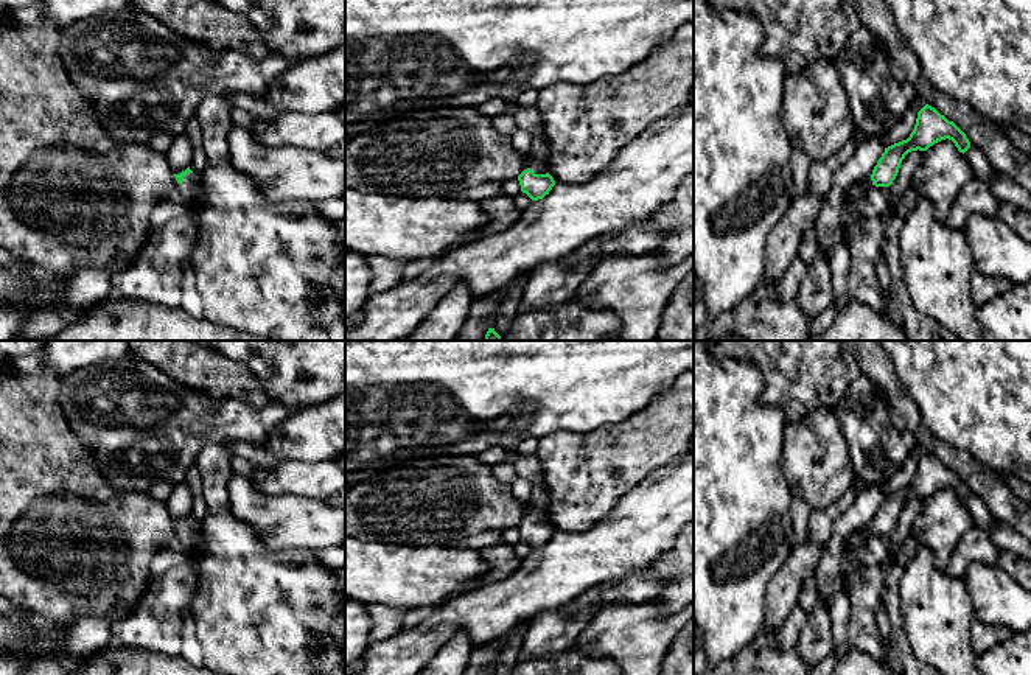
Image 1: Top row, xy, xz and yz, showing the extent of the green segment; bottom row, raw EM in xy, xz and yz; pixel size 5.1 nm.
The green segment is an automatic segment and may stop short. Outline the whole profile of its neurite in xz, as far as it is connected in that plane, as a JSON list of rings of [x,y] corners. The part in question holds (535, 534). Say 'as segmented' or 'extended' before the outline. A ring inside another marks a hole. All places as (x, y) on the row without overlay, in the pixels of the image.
as segmented; [[[530,516],[524,518],[518,524],[521,540],[526,541],[532,549],[543,547],[555,533],[554,526],[546,523],[535,523]]]

